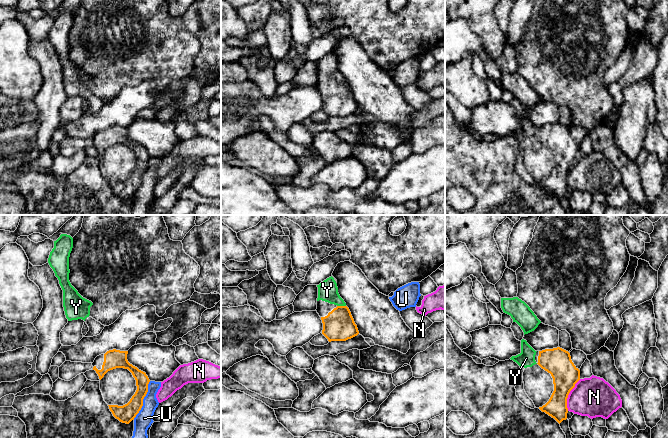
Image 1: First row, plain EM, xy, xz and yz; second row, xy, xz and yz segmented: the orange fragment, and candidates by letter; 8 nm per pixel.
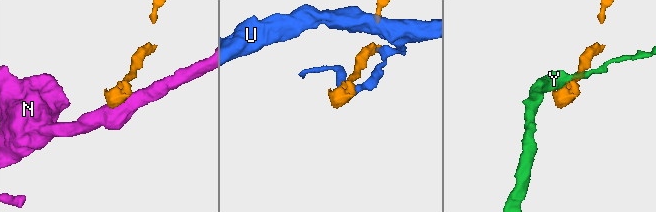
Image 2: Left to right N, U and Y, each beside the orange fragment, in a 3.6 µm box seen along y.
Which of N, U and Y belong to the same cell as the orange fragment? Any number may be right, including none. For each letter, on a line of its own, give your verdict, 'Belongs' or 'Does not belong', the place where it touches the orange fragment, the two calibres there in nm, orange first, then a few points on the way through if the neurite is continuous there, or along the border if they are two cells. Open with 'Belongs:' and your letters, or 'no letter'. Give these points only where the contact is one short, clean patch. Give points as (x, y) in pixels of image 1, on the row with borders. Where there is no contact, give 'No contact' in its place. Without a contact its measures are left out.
Belongs: Y
N: Does not belong. Touches orange at yz (568, 394). Thickness 220 nm (orange) against 320 nm. Boundary: yz (580, 379), (568, 395), (567, 410)
U: Does not belong. Touches orange at xy (142, 400). Thickness 140 nm (orange) against 140 nm
Y: Belongs. Touches orange at xz (341, 306). Thickness 240 nm (orange) against 160 nm. Path across: xz (338, 325), (341, 316), (341, 306), (327, 290)

